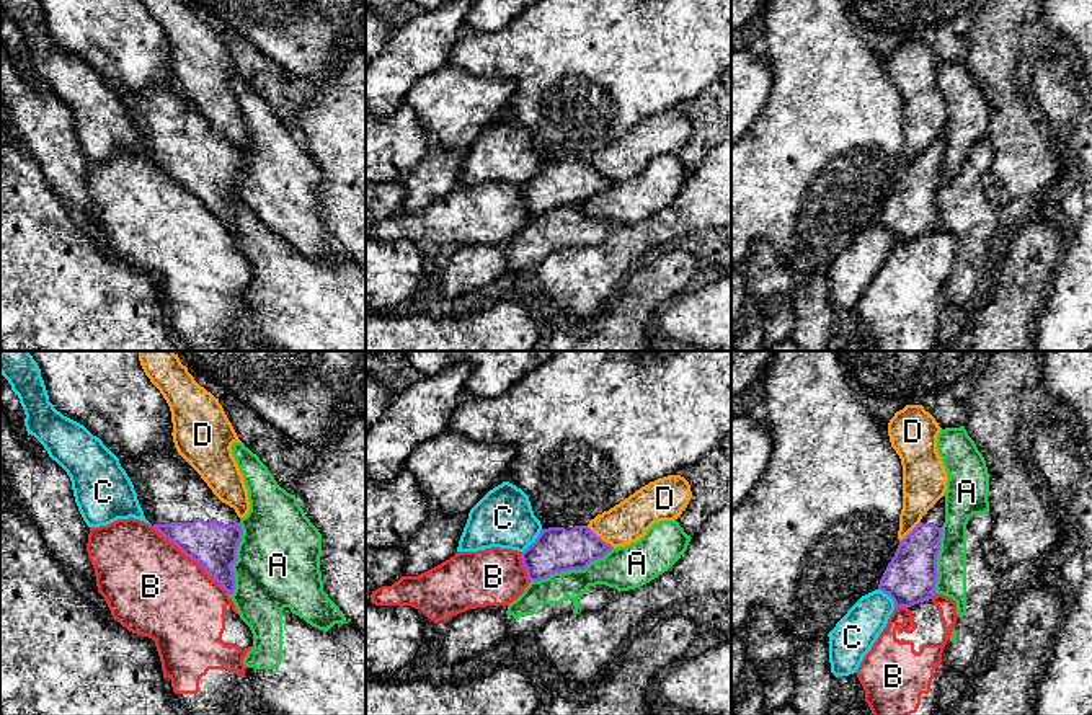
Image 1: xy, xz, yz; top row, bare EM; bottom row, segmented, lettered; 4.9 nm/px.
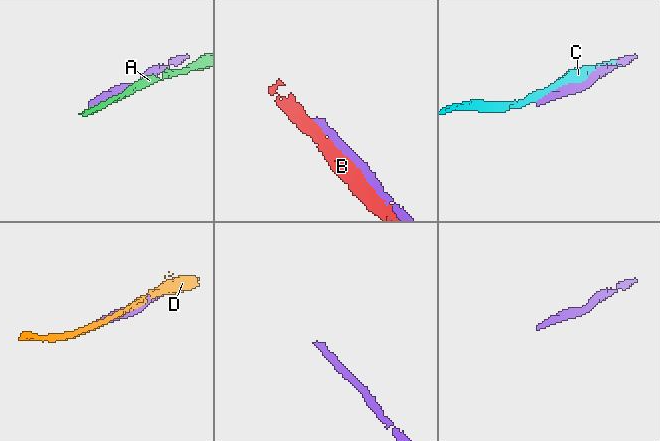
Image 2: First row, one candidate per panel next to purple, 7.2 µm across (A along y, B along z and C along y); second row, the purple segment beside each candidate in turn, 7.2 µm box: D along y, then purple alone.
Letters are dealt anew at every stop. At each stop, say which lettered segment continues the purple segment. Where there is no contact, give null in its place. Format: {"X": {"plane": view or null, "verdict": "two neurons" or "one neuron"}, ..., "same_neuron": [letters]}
{"A": {"plane": "xz", "verdict": "two neurons"}, "B": {"plane": "xy", "verdict": "two neurons"}, "C": {"plane": "xz", "verdict": "two neurons"}, "D": {"plane": "xz", "verdict": "two neurons"}, "same_neuron": []}

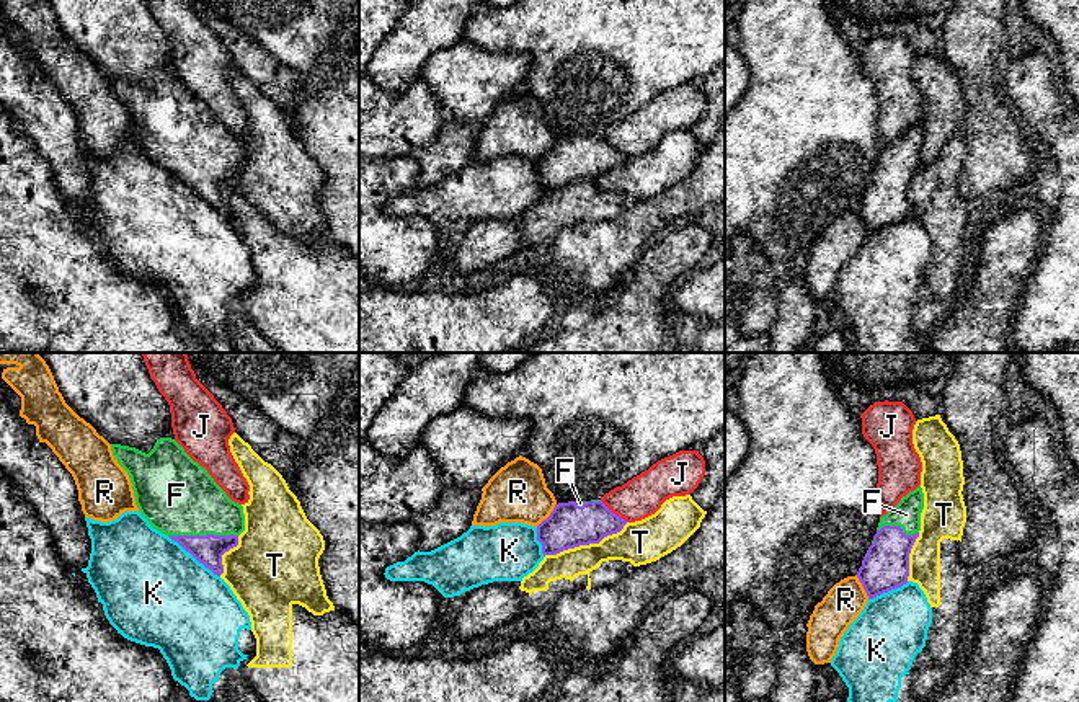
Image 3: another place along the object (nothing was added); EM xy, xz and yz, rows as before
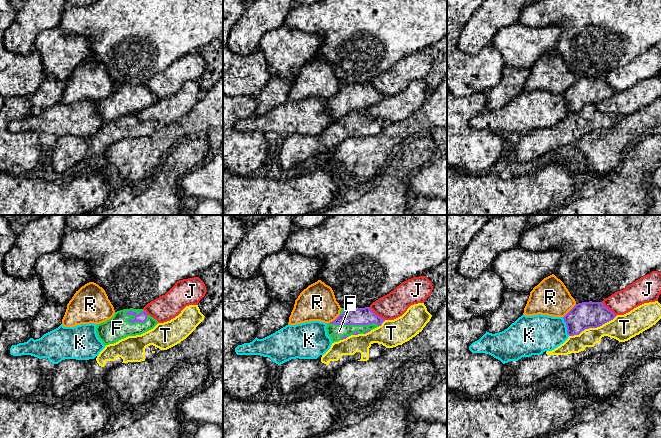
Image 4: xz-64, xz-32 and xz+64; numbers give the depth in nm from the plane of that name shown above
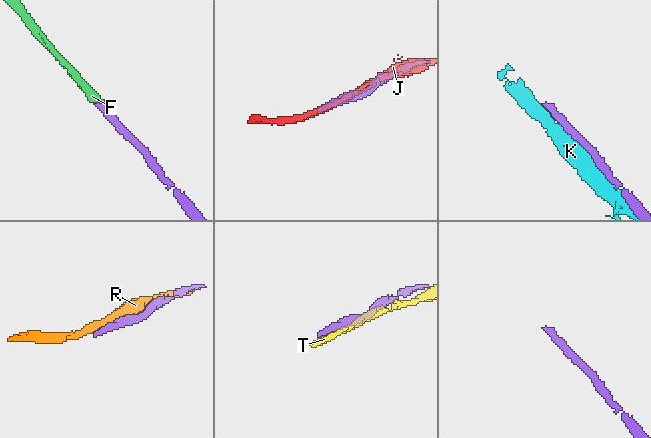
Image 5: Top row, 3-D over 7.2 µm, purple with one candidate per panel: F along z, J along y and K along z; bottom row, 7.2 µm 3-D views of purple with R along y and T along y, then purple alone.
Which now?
{"F": {"plane": "xy", "verdict": "one neuron"}, "J": {"plane": "xz", "verdict": "two neurons"}, "K": {"plane": "xy", "verdict": "two neurons"}, "R": {"plane": "xz", "verdict": "two neurons"}, "T": {"plane": "xz", "verdict": "two neurons"}, "same_neuron": ["F"]}

